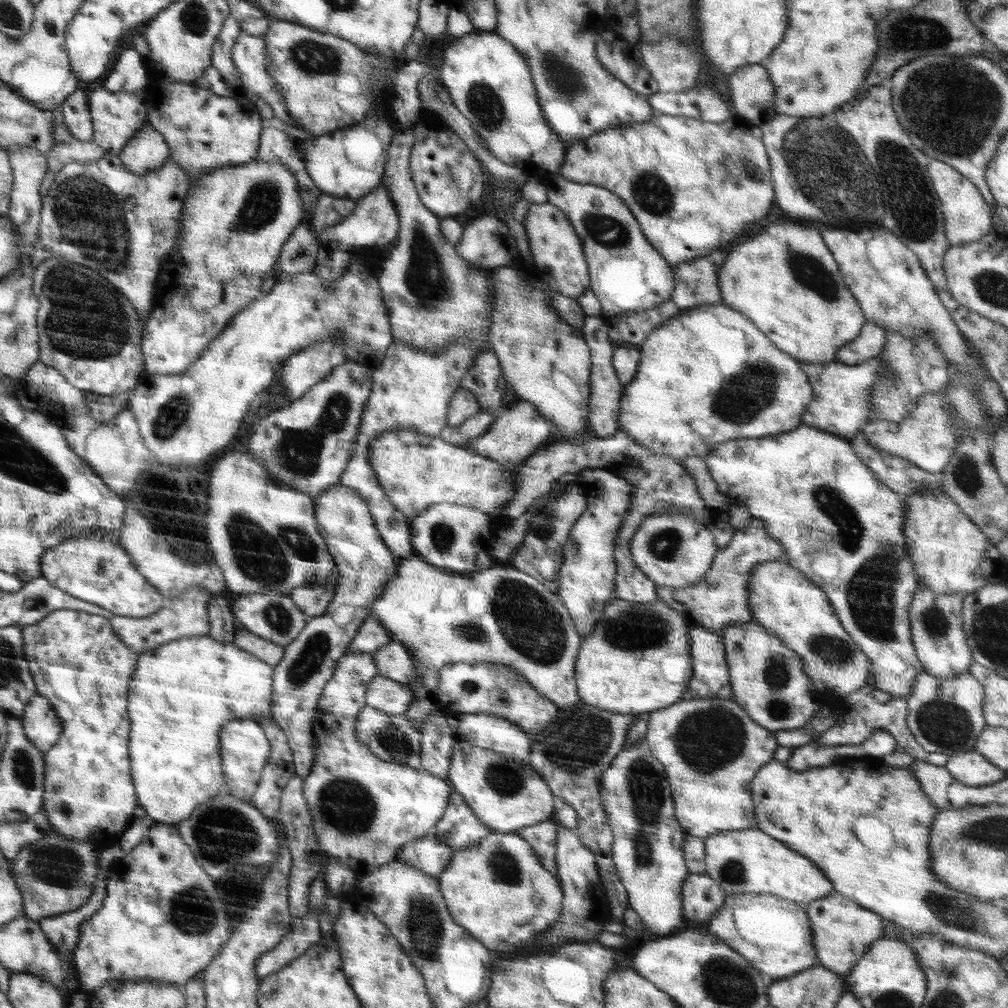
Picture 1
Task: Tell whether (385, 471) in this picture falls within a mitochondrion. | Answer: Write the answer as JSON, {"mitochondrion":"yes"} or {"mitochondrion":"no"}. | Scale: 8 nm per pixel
{"mitochondrion":"no"}

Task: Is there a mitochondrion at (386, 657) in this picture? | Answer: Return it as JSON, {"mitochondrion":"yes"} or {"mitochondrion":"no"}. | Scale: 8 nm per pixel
{"mitochondrion":"no"}

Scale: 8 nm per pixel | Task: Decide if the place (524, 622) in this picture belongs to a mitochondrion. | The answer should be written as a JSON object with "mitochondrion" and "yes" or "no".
{"mitochondrion":"yes"}

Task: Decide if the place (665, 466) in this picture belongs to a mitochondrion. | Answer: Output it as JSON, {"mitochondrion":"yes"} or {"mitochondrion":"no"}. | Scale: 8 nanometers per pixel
{"mitochondrion":"no"}

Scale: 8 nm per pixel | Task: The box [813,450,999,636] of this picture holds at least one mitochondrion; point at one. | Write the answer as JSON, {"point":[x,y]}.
{"point":[966,477]}

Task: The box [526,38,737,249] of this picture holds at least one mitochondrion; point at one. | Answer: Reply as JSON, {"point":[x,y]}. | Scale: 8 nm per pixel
{"point":[568,81]}

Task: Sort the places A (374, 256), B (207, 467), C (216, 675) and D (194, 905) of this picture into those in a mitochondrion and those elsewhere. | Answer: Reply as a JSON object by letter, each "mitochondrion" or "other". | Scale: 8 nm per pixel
{"A":"other","B":"other","C":"other","D":"mitochondrion"}

